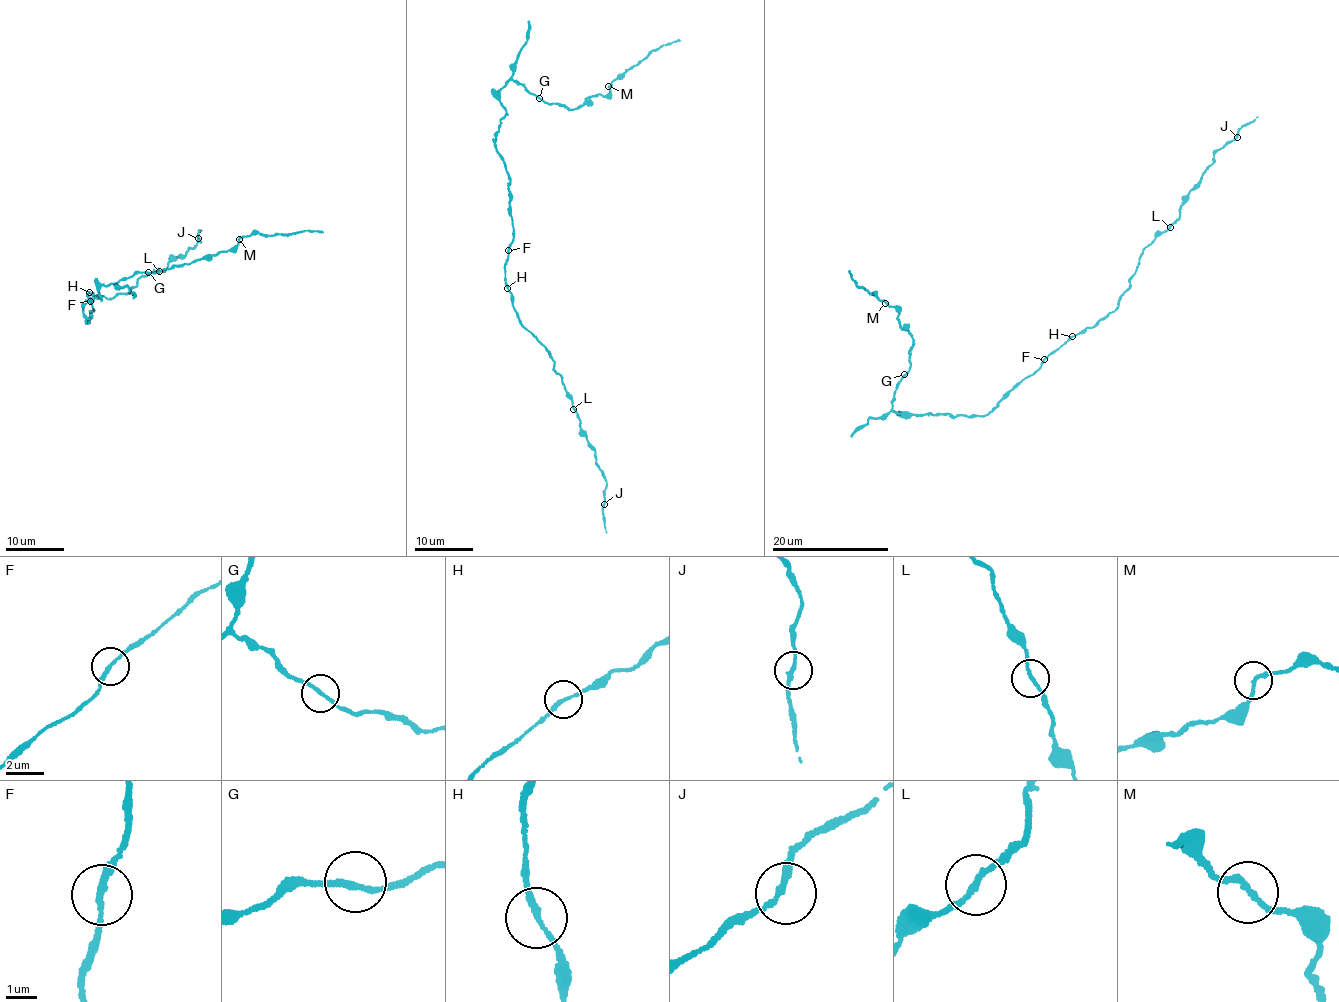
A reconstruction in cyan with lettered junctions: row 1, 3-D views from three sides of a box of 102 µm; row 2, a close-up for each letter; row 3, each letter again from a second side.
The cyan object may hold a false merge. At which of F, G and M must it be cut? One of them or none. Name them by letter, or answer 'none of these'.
none of these

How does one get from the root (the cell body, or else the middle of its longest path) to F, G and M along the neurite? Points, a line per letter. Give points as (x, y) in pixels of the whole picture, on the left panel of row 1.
F: (91, 314), (89, 312), (94, 310), (90, 301)
G: (91, 314), (89, 322), (85, 322), (83, 307), (87, 300), (101, 298), (101, 284), (148, 272)
M: (91, 314), (85, 322), (83, 307), (87, 300), (101, 298), (101, 284), (190, 264), (227, 252), (239, 239)

